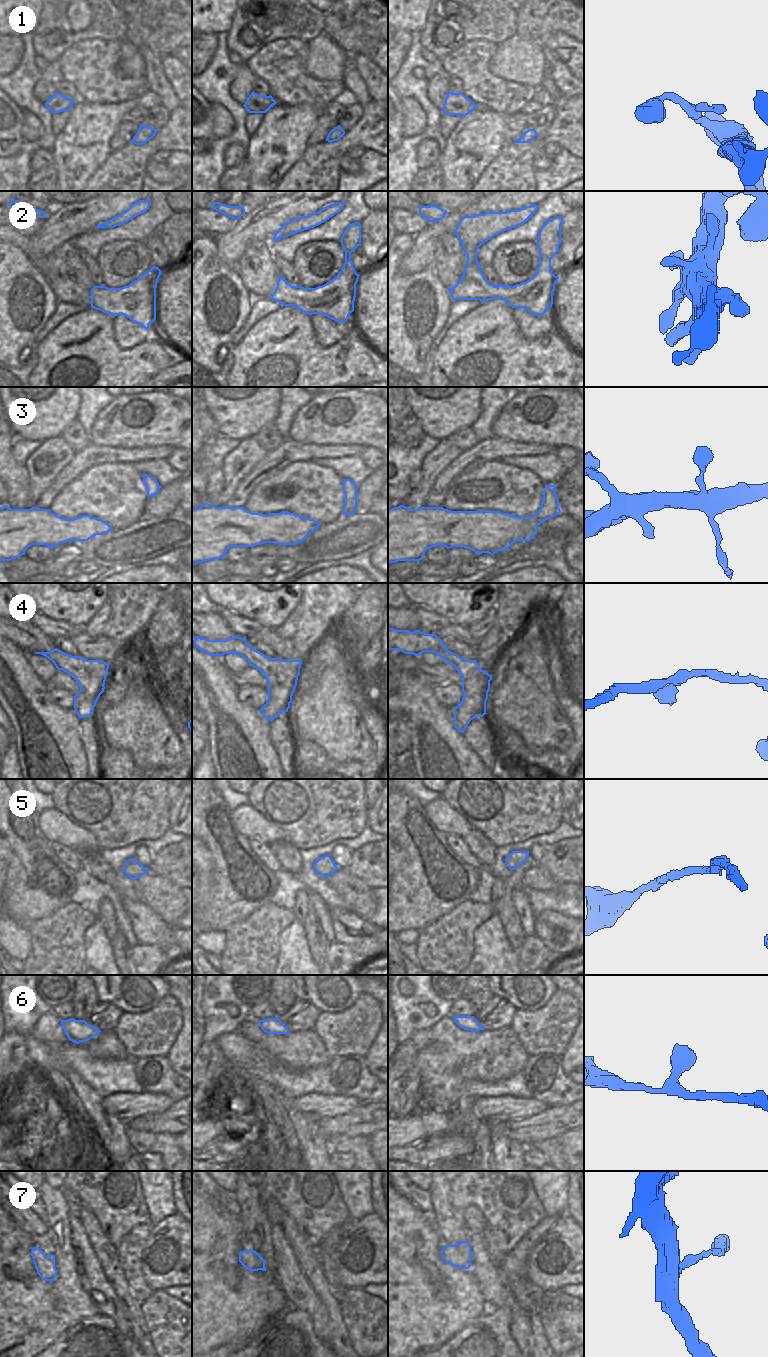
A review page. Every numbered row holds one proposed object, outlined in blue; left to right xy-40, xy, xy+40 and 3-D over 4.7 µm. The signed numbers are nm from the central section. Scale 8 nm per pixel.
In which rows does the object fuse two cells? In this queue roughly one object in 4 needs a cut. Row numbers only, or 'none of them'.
none of them

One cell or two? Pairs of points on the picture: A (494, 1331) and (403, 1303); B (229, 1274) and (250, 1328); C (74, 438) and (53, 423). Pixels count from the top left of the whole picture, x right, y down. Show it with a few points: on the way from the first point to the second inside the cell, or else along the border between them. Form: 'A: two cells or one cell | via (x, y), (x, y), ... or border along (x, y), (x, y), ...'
A: two cells | border along (482, 1304), (483, 1312), (465, 1324), (450, 1338)
B: one cell | via (229, 1287), (229, 1296), (247, 1315)
C: two cells | border along (76, 418), (60, 434)

